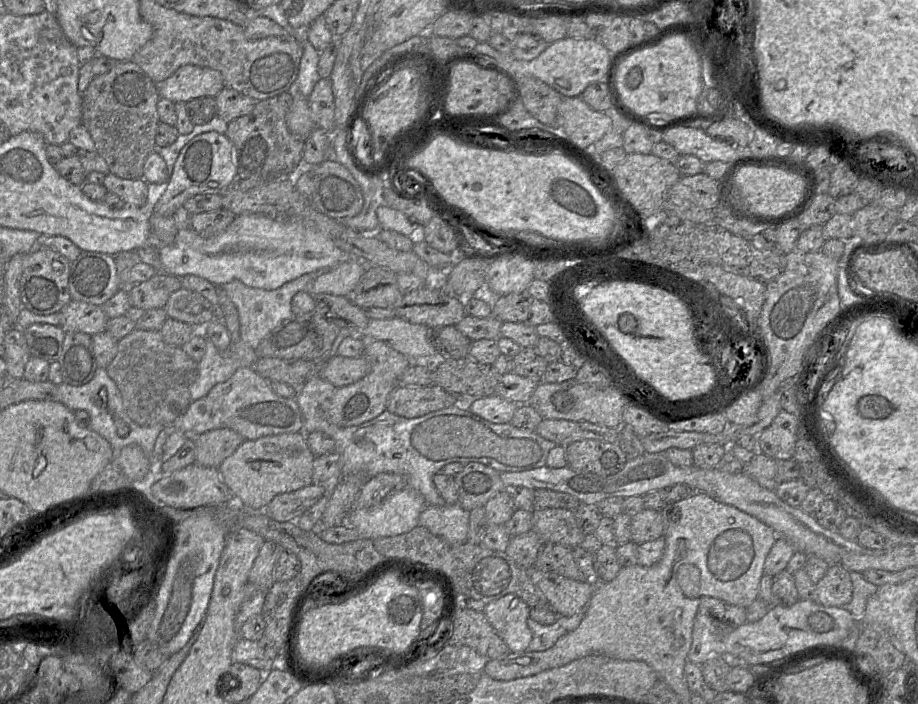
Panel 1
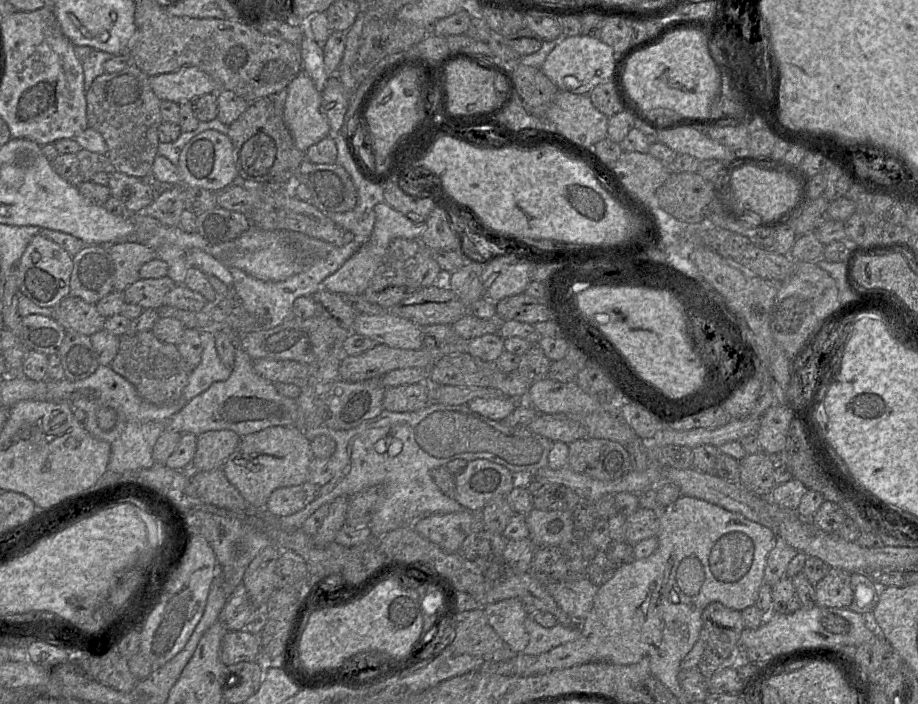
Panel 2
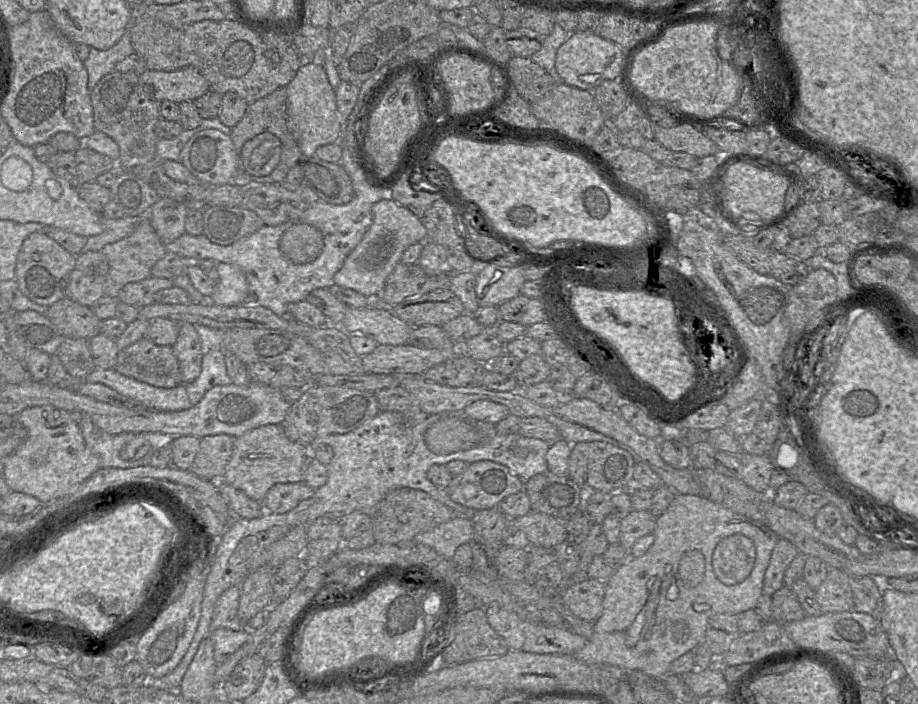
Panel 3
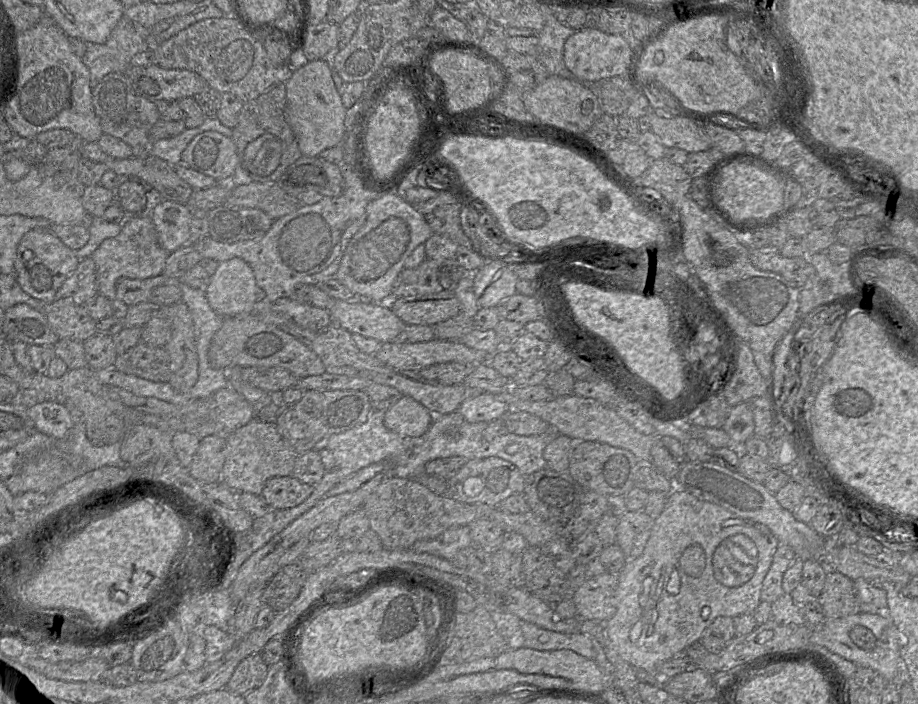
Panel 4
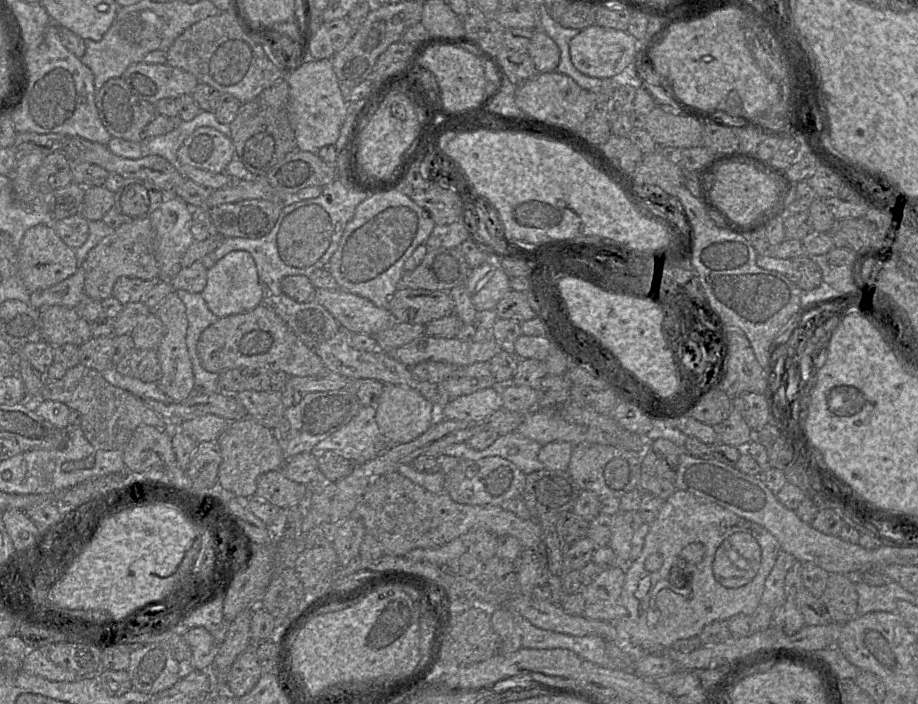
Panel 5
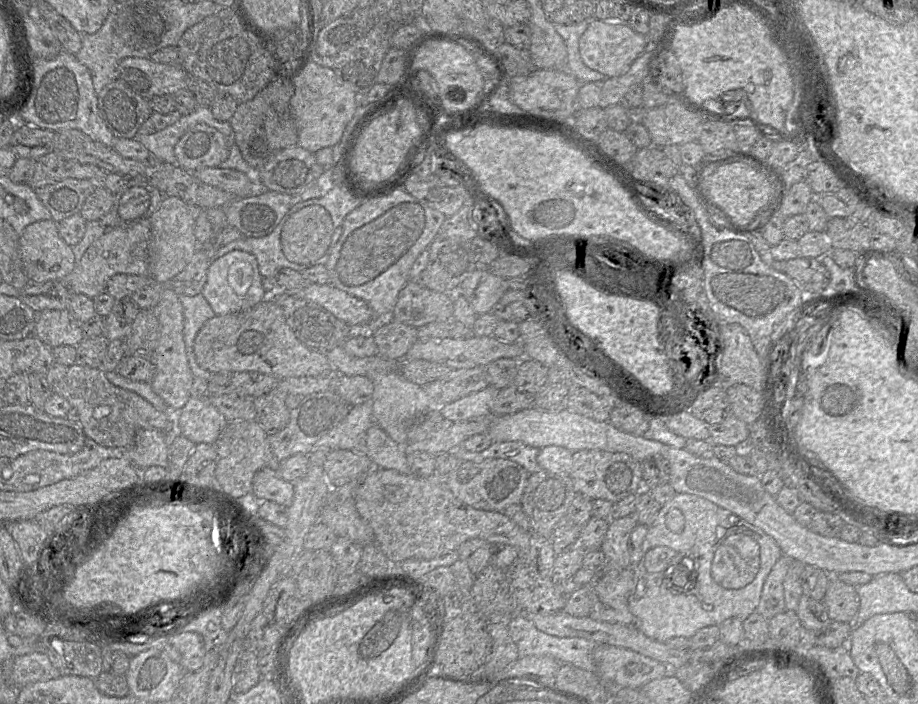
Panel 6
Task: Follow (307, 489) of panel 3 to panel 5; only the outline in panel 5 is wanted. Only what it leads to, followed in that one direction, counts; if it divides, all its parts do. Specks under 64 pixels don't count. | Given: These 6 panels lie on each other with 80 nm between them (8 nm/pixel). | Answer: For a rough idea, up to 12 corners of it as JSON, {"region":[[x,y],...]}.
{"region":[[281,470],[257,479],[255,496],[281,509],[295,508],[307,486]]}

